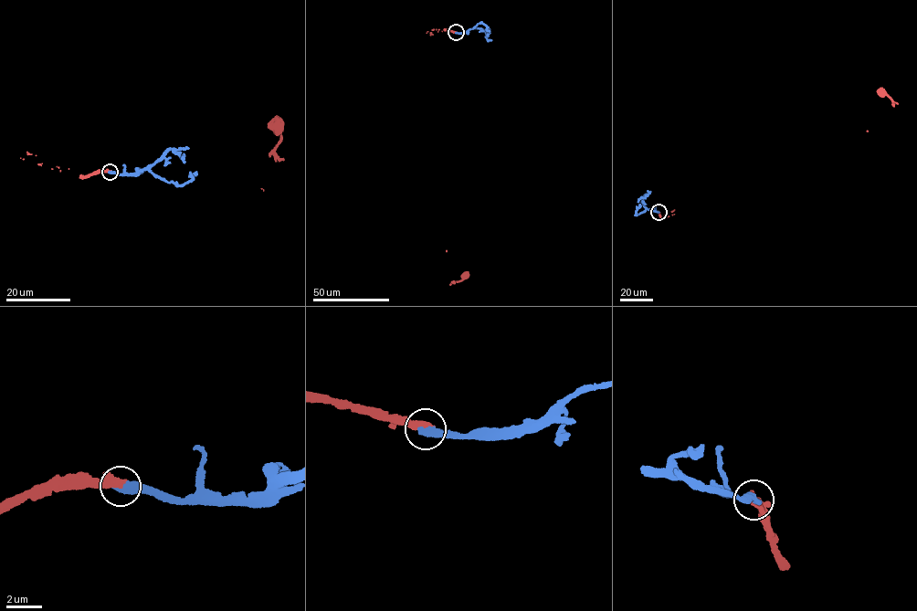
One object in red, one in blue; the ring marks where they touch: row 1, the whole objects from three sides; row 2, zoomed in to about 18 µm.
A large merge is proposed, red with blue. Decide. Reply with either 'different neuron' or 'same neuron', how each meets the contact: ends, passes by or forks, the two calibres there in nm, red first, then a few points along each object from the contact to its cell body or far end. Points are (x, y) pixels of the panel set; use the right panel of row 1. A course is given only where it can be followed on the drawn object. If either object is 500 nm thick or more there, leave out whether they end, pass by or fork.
same neuron | red ends | blue ends | 480/440 nm | red via (658, 212), (868, 131), (892, 105), (890, 97), (881, 92) | blue via (658, 212), (646, 208), (636, 215), (639, 204)

